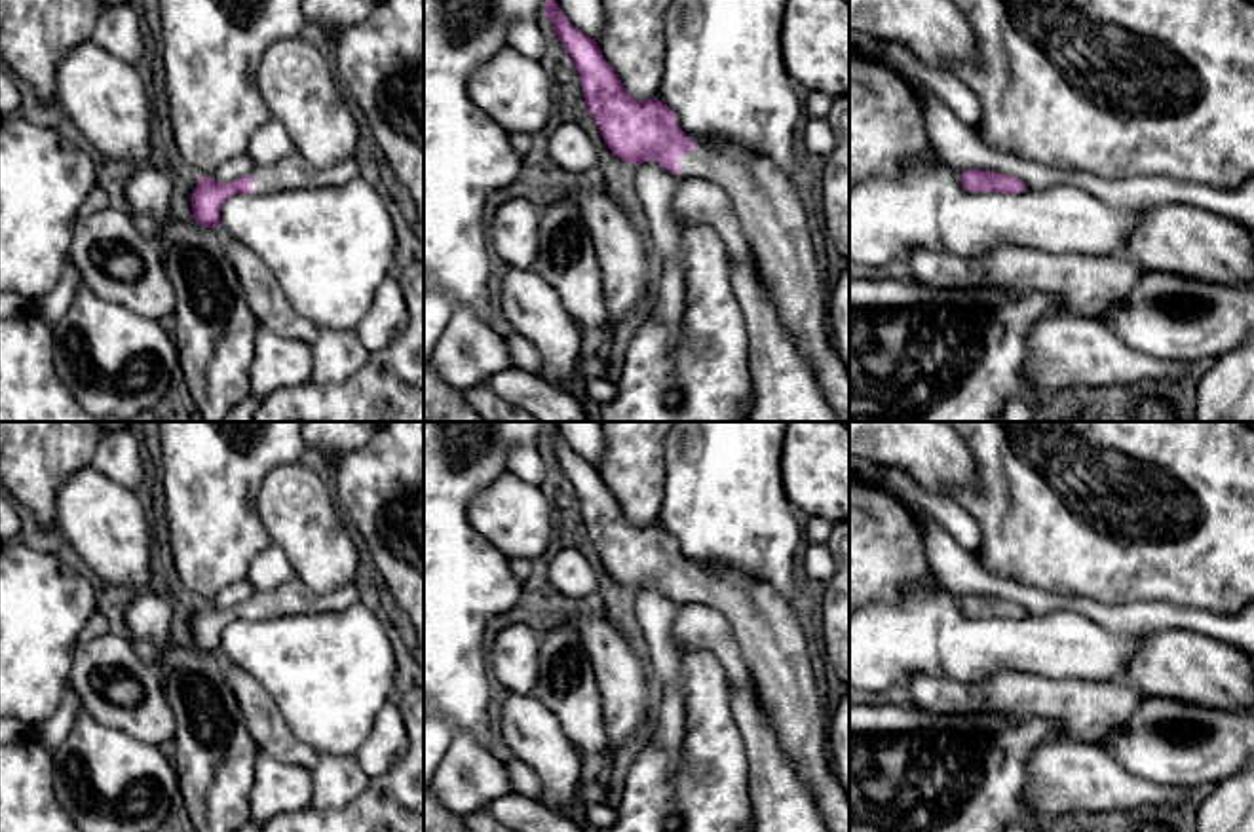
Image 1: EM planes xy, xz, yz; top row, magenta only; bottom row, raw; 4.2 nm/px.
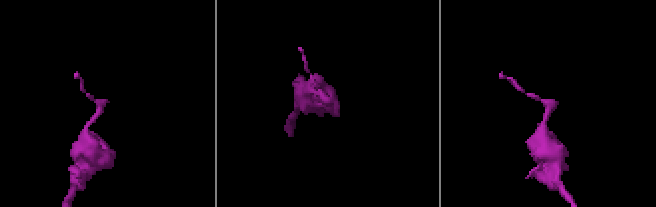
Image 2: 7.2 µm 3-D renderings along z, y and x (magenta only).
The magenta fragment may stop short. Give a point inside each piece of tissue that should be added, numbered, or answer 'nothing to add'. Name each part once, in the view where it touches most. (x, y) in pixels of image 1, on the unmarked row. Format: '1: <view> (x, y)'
1: xz (774, 637)

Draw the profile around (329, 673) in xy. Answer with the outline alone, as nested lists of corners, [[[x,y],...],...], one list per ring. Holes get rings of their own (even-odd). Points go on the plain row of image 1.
[[[363,598],[342,612],[234,619],[220,634],[218,653],[249,672],[272,695],[291,733],[319,754],[359,750],[391,699],[397,674],[390,627]]]

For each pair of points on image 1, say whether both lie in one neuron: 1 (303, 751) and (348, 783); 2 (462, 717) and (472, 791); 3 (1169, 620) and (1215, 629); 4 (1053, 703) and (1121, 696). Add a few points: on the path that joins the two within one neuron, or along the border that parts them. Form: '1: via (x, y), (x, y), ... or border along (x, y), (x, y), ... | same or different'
1: border along (320, 755), (320, 760), (310, 770) | different
2: border along (491, 755), (470, 734), (458, 732), (443, 760) | different
3: via (1180, 620), (1203, 622) | same
4: via (1070, 703), (1104, 703) | same

